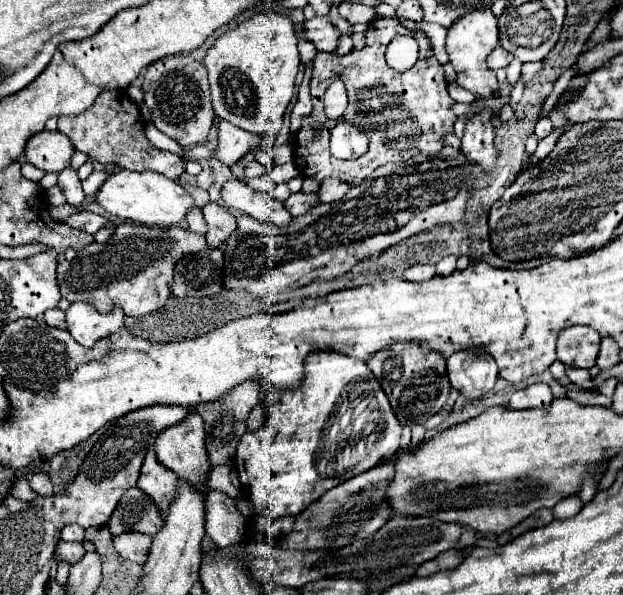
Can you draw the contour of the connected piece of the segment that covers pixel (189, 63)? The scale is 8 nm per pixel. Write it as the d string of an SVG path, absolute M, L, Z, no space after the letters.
M169 56L147 66L143 82L144 104L151 110L157 130L185 146L201 144L213 126L213 106L207 82L207 68L191 56Z

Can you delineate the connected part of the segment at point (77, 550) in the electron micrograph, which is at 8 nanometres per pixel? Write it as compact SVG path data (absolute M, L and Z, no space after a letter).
M59 542L57 544L57 560L59 562L69 562L69 564L75 564L77 560L81 560L81 556L85 554L85 548L83 548L83 542Z

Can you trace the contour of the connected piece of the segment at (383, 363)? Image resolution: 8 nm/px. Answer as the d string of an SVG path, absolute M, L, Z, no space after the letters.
M397 342L375 352L367 364L379 380L383 392L391 402L395 416L403 426L425 424L447 402L451 386L447 380L445 356L441 356L439 352L423 350L417 342Z

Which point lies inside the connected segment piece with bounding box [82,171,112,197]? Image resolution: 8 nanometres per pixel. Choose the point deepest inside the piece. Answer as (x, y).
(90, 185)

